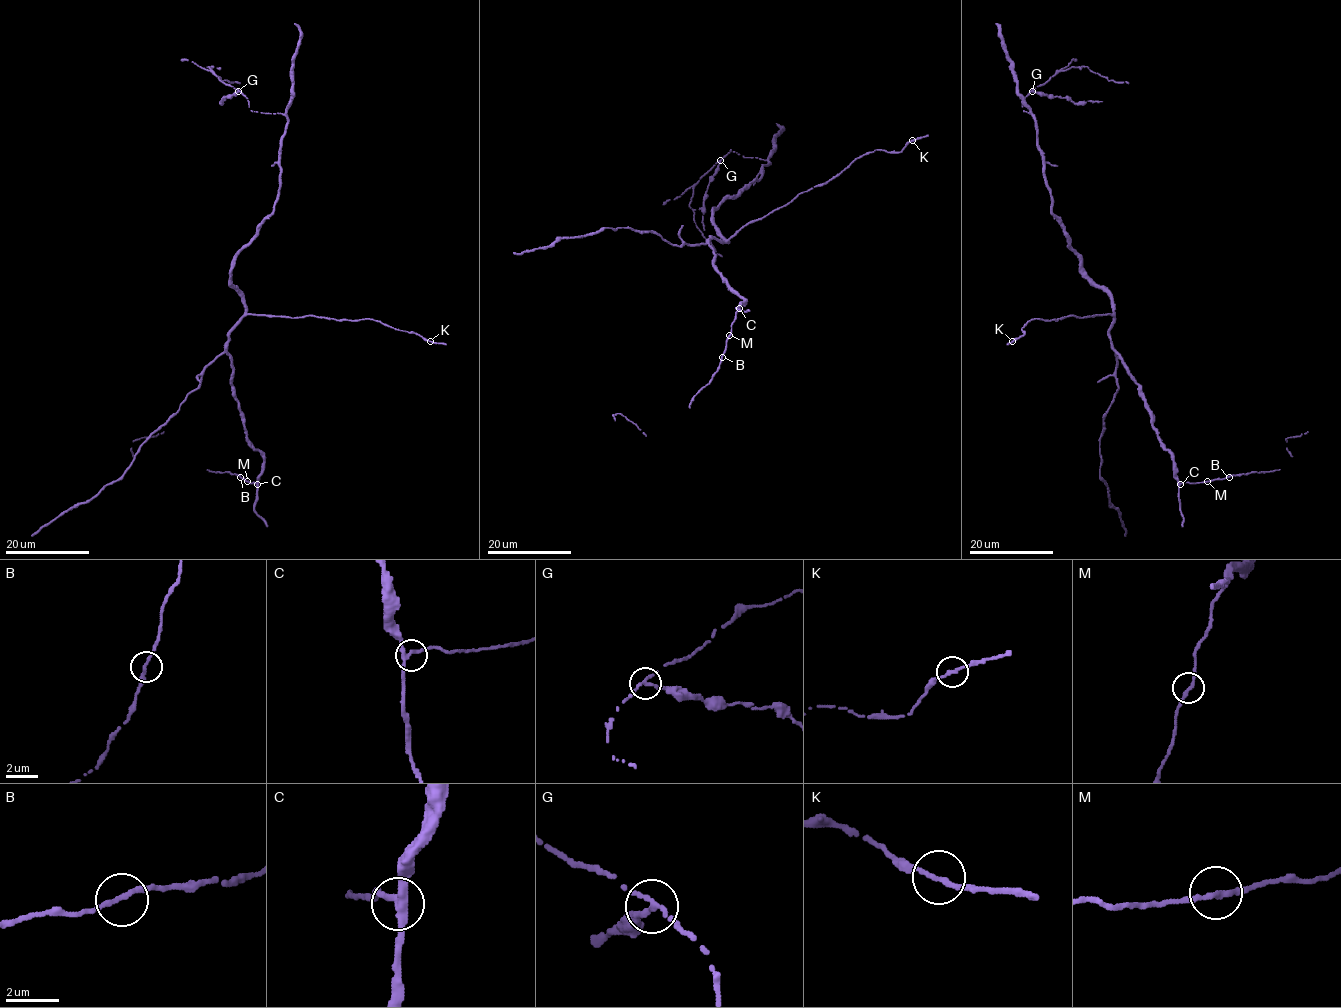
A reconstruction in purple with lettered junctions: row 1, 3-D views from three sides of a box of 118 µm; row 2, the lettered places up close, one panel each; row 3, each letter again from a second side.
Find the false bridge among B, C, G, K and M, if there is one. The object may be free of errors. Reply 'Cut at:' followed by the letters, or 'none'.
Cut at: G

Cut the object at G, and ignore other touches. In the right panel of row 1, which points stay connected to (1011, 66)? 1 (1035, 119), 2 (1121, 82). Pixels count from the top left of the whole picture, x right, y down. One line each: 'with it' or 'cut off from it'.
1: with it
2: with it

